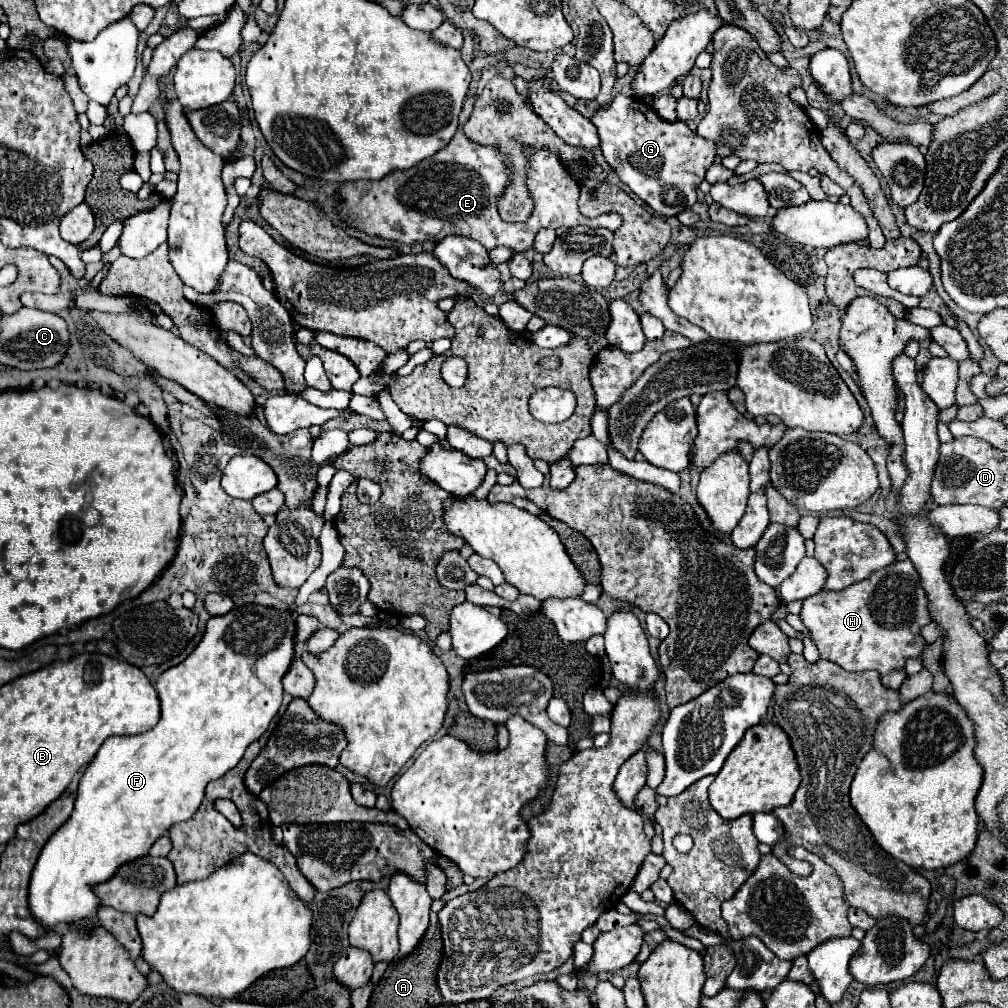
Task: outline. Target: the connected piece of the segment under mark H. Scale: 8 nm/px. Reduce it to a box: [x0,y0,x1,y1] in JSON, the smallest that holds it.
[800,559,932,675]

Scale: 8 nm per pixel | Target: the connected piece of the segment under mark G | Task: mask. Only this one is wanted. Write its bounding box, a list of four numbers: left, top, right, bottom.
[590,95,716,217]

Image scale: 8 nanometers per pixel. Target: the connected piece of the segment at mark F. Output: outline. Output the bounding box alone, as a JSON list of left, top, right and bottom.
[28,605,294,931]

